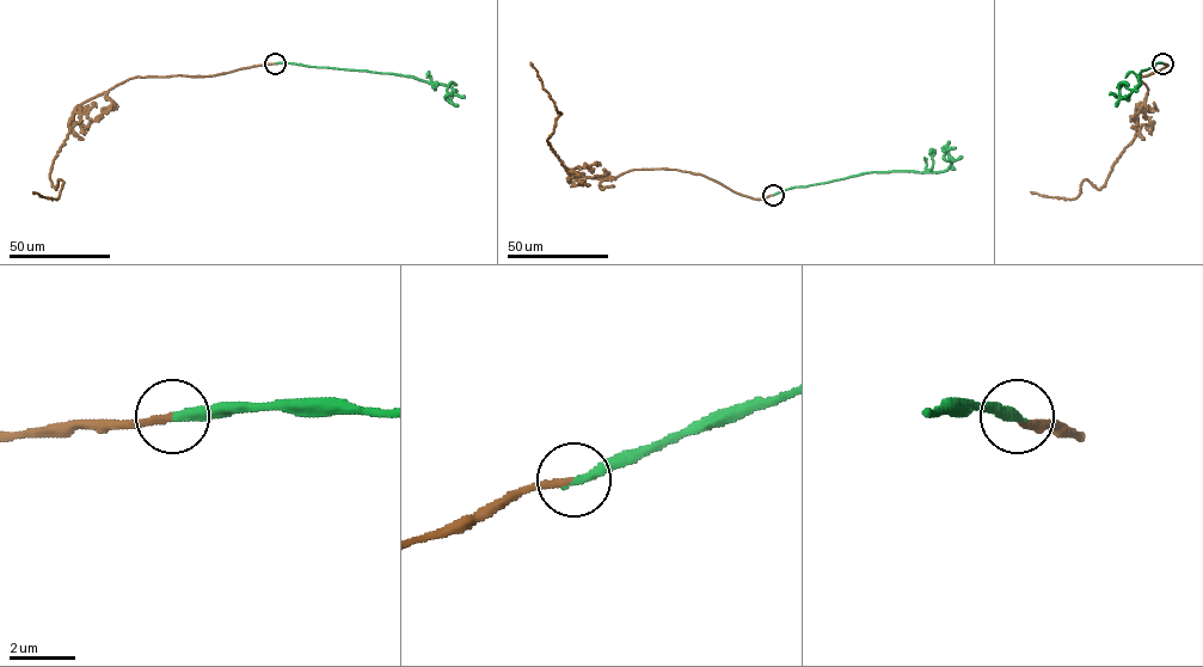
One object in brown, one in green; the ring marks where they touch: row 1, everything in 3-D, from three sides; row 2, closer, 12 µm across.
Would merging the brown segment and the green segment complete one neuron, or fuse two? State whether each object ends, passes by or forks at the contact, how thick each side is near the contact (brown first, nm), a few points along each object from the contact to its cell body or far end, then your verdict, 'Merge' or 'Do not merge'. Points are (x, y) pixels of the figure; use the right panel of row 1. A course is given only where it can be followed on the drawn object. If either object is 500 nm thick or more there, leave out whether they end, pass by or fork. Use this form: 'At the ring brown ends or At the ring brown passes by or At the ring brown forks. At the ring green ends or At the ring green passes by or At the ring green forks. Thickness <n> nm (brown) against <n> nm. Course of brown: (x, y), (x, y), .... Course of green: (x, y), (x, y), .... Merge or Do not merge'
At the ring brown ends. At the ring green ends. Thickness 200 nm (brown) against 320 nm. Course of brown: (1162, 63), (1136, 77), (1148, 89), (1137, 132), (1104, 184), (1097, 189), (1085, 179), (1074, 199), (1031, 191). Course of green: (1162, 63), (1140, 72), (1140, 84), (1128, 99), (1121, 95), (1118, 85), (1129, 85). Merge

